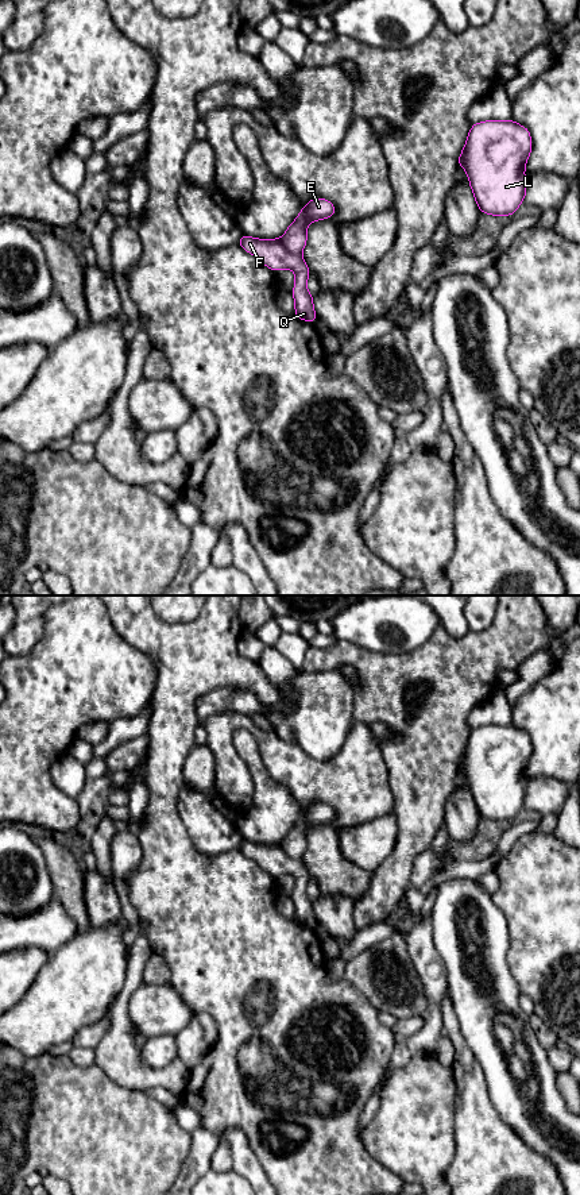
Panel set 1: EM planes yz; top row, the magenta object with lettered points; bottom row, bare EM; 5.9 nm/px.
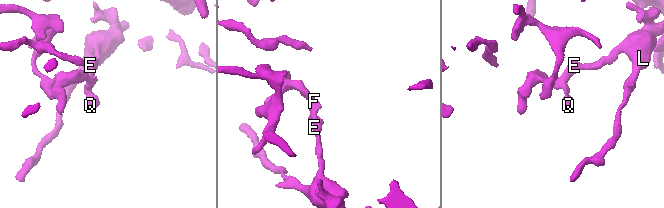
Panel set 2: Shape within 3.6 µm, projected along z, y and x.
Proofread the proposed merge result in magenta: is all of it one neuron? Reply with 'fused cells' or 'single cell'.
fused cells

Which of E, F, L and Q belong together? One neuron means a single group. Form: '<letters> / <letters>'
E L / F Q

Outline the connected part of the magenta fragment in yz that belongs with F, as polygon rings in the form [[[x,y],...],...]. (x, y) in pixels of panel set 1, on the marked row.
[[[241,235],[237,242],[247,253],[255,255],[264,266],[274,271],[291,269],[295,273],[293,298],[295,302],[294,315],[312,324],[316,323],[313,296],[306,288],[310,270],[301,254],[289,253],[281,239],[255,239]]]

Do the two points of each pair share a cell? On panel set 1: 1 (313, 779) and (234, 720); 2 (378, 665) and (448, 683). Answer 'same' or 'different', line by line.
1: same
2: same

